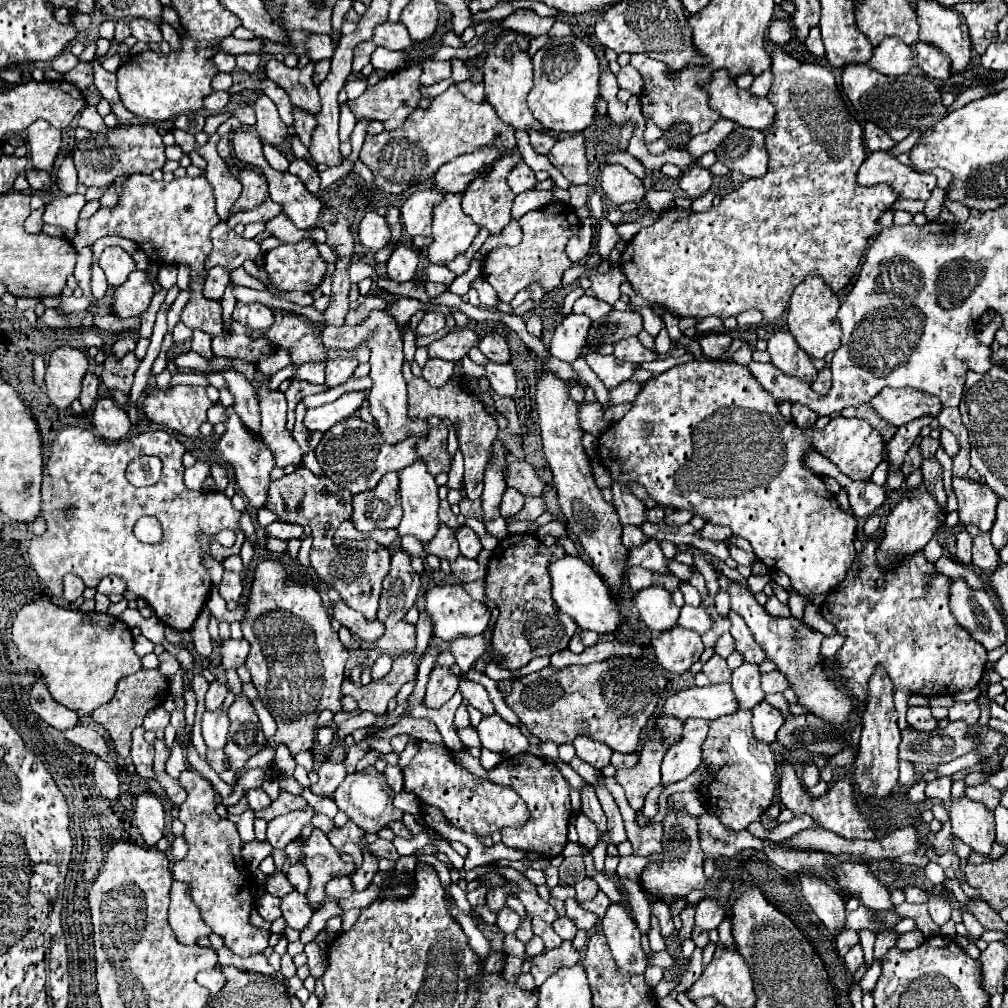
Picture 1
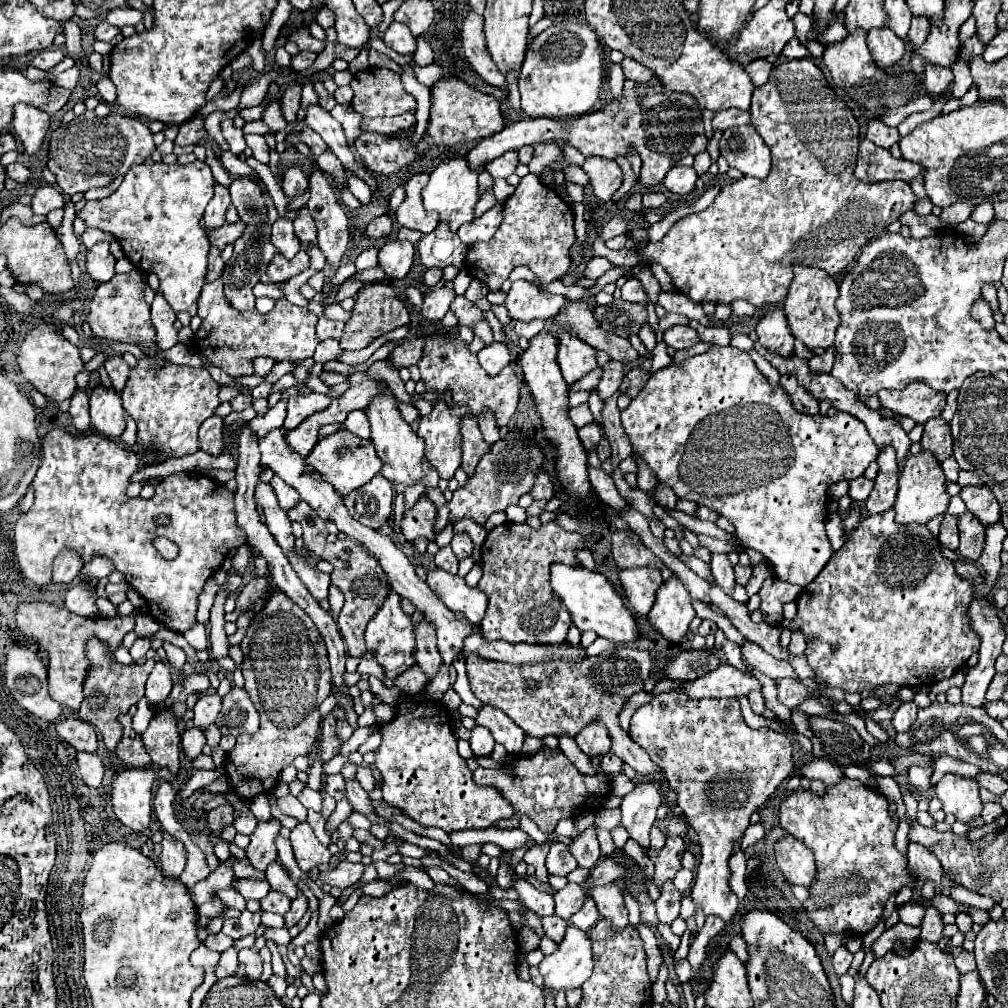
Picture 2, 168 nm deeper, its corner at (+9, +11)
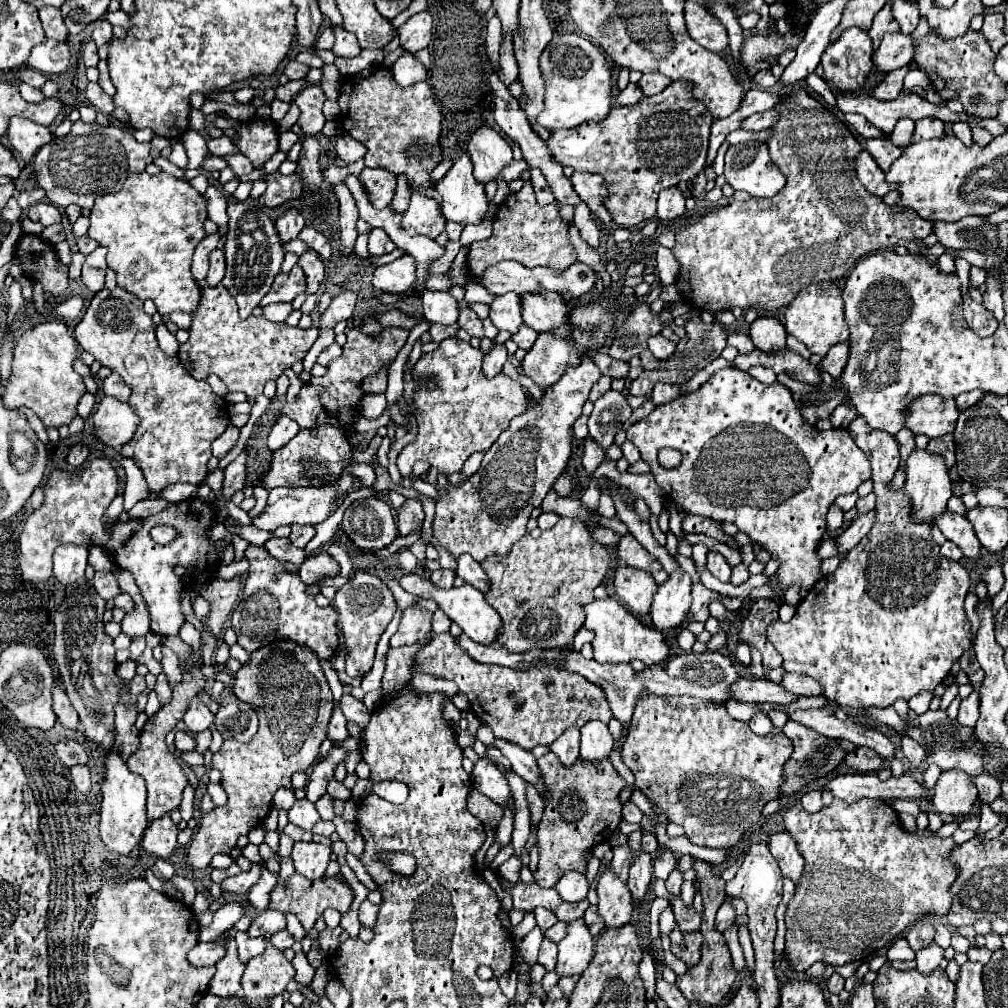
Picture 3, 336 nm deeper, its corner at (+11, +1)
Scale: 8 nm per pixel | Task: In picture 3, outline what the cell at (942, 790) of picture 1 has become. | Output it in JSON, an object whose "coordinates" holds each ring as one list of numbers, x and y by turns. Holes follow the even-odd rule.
{"coordinates":[[987,773,983,775,975,775,973,777,973,783,977,785,979,789,979,799,983,803,993,803,997,797,999,797,999,791,1001,791,1001,781,997,777,991,777]]}

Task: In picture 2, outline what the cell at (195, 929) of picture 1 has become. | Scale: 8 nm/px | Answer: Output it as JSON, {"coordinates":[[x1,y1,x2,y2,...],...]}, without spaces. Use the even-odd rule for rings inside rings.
{"coordinates":[[161,831,163,833,163,841,161,841,161,869,165,875,173,875,173,877,179,877,183,867,185,867,185,861,187,861,187,855,185,855,185,847,179,839,171,837,167,831]]}

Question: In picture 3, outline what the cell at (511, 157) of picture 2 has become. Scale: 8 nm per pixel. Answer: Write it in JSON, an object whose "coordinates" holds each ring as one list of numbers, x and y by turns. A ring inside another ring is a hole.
{"coordinates":[[489,127,477,129,467,149,473,161,473,175,481,183,497,179,501,169,513,161,513,151,507,141]]}

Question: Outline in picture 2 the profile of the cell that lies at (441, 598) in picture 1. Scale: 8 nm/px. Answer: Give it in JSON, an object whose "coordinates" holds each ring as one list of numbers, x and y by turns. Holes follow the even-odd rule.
{"coordinates":[[443,569,427,571,425,581,453,613,463,613,475,625,481,623,487,609,487,595,479,587,469,587,463,577]]}

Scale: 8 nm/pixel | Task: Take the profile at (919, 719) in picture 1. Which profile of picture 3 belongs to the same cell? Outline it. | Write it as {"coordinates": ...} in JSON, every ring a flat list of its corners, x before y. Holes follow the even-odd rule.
{"coordinates":[[907,735,901,737,901,751,903,751,903,755,909,759,909,763,913,767,919,767,921,759,925,757,925,749,921,749,921,745,915,739,907,737]]}

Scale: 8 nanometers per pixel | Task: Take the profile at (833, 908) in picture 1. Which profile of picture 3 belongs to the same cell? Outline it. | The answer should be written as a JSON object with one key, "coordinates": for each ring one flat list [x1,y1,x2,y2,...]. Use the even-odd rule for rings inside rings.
{"coordinates":[[787,831,773,833,769,839,769,849,771,849,771,855,779,863,783,877,789,877,793,883,799,883,805,869,805,859,799,853,793,837]]}

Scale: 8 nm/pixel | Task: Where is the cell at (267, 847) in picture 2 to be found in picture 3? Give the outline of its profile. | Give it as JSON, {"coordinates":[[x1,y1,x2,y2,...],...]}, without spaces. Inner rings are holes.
{"coordinates":[[261,861,261,863,251,863,251,869,249,869,249,871,241,871,239,875,227,877,227,879,221,883,221,889,223,889,223,891,229,891,229,893,247,893,247,889,259,881,263,867,265,867,265,861]]}

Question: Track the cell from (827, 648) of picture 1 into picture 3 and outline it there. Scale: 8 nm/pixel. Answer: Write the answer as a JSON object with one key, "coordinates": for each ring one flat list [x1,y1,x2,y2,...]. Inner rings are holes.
{"coordinates":[[786,672,781,680,781,685,789,693,799,696,817,697,823,695,823,687,817,685,817,681,813,681,813,678,803,674]]}

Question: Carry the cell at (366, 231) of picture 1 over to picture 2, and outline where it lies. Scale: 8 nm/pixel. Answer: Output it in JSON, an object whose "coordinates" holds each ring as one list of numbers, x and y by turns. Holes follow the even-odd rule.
{"coordinates":[[381,215,381,217,377,217,375,221,371,221,369,223,369,227,367,227,367,235,369,237,375,237,375,239,379,239,379,237,387,237,389,233,391,233,391,227,393,227,393,223,391,223,391,219,387,217,387,215]]}

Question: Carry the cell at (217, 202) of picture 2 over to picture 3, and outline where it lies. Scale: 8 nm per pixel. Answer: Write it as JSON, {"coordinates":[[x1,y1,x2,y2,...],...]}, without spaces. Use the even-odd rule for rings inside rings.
{"coordinates":[[219,233,207,235,195,249,191,271,203,289,201,307,197,307,197,311,193,313,189,341,185,345,179,345,177,357,191,377,207,379,207,375,215,373,223,379,229,391,243,391,247,397,257,397,263,393,263,387,269,379,277,379,293,363,303,361,305,353,317,339,317,329,301,329,291,327,287,323,271,323,262,315,251,315,247,319,241,319,233,297,223,285,205,285,209,253,217,247,219,240]]}

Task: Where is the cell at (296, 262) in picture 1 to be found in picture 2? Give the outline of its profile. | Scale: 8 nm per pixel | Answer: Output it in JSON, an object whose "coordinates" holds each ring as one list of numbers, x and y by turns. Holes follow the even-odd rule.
{"coordinates":[[299,251,293,259,285,259,283,255,277,255,271,261,261,283,285,283,305,269,309,269,309,255,305,251]]}

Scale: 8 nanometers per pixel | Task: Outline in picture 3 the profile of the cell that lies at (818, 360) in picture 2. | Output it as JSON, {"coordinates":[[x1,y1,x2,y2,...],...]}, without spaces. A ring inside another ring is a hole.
{"coordinates":[[845,341,841,345,833,345,833,349,829,349,829,353,821,359,821,363,817,367,827,371,831,377,839,377,841,369,845,367,847,357,849,357,849,345]]}

